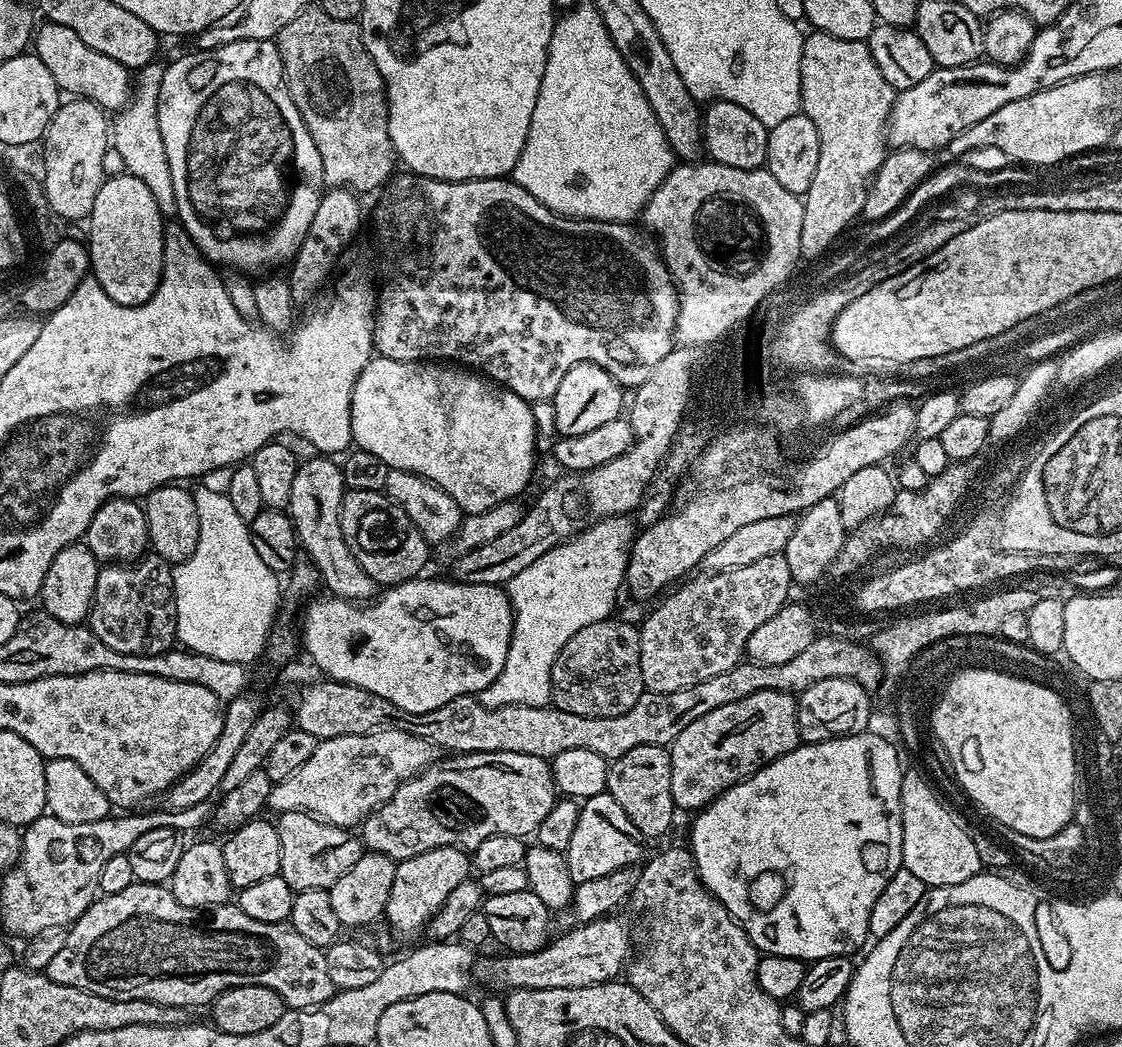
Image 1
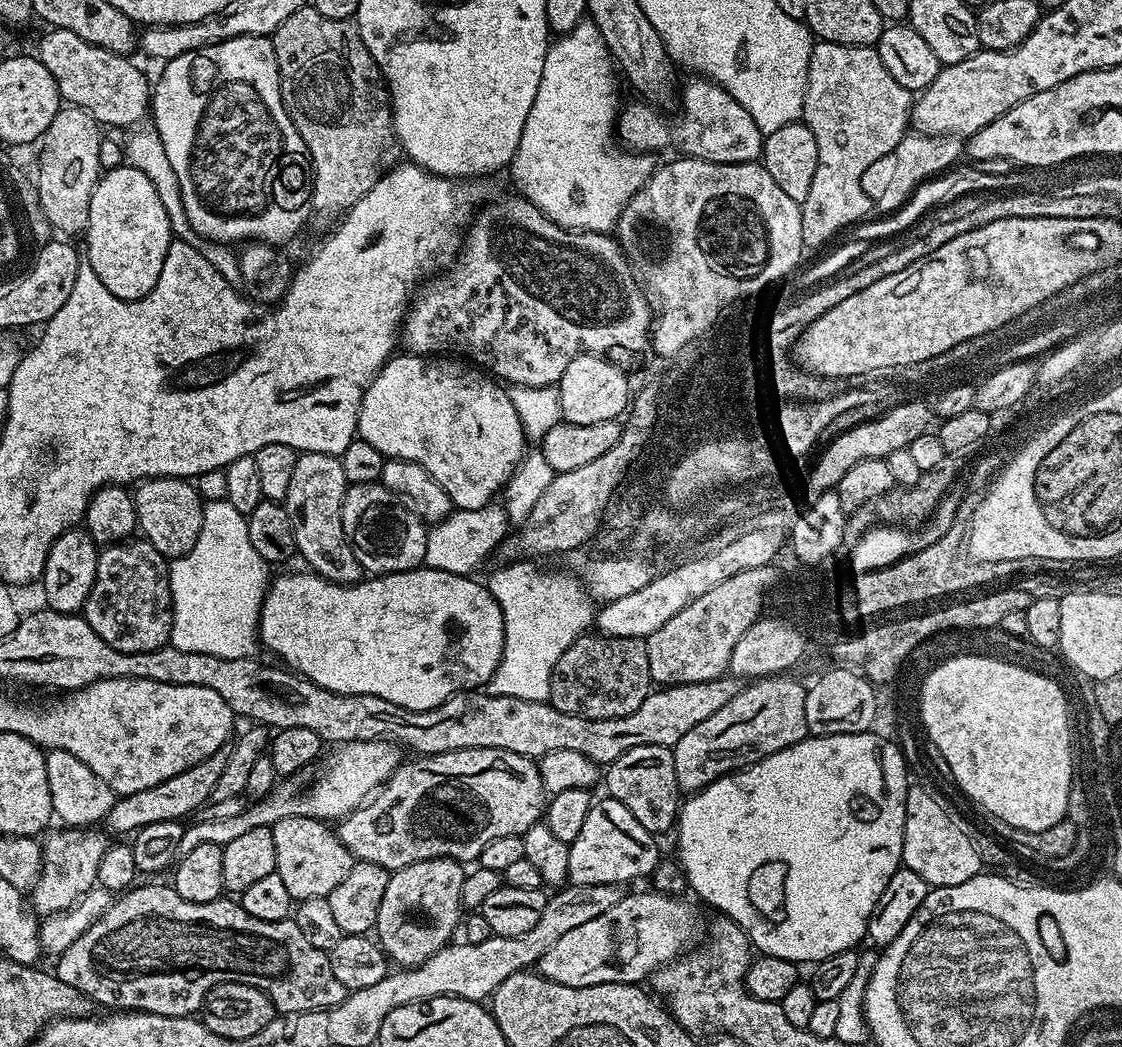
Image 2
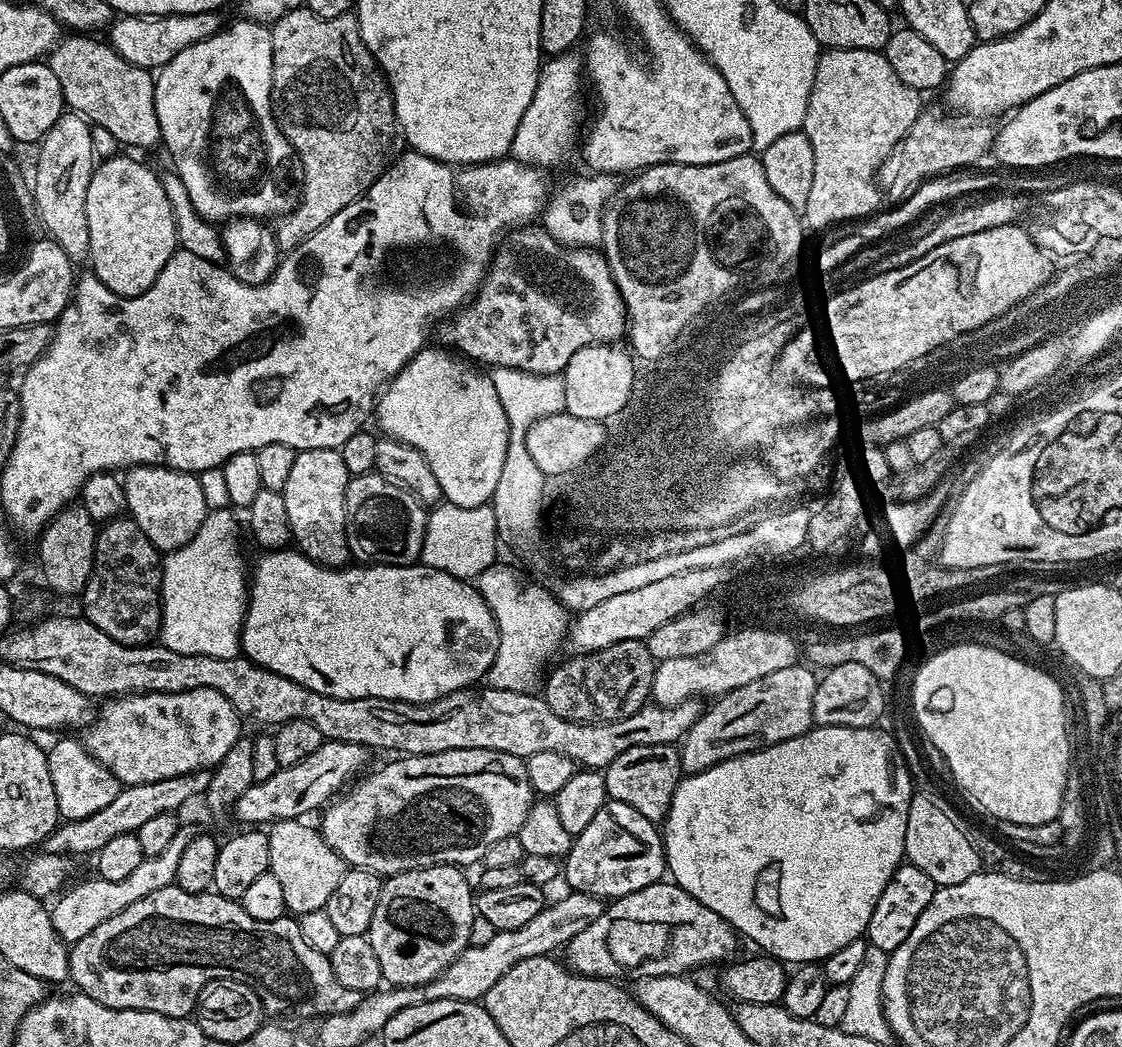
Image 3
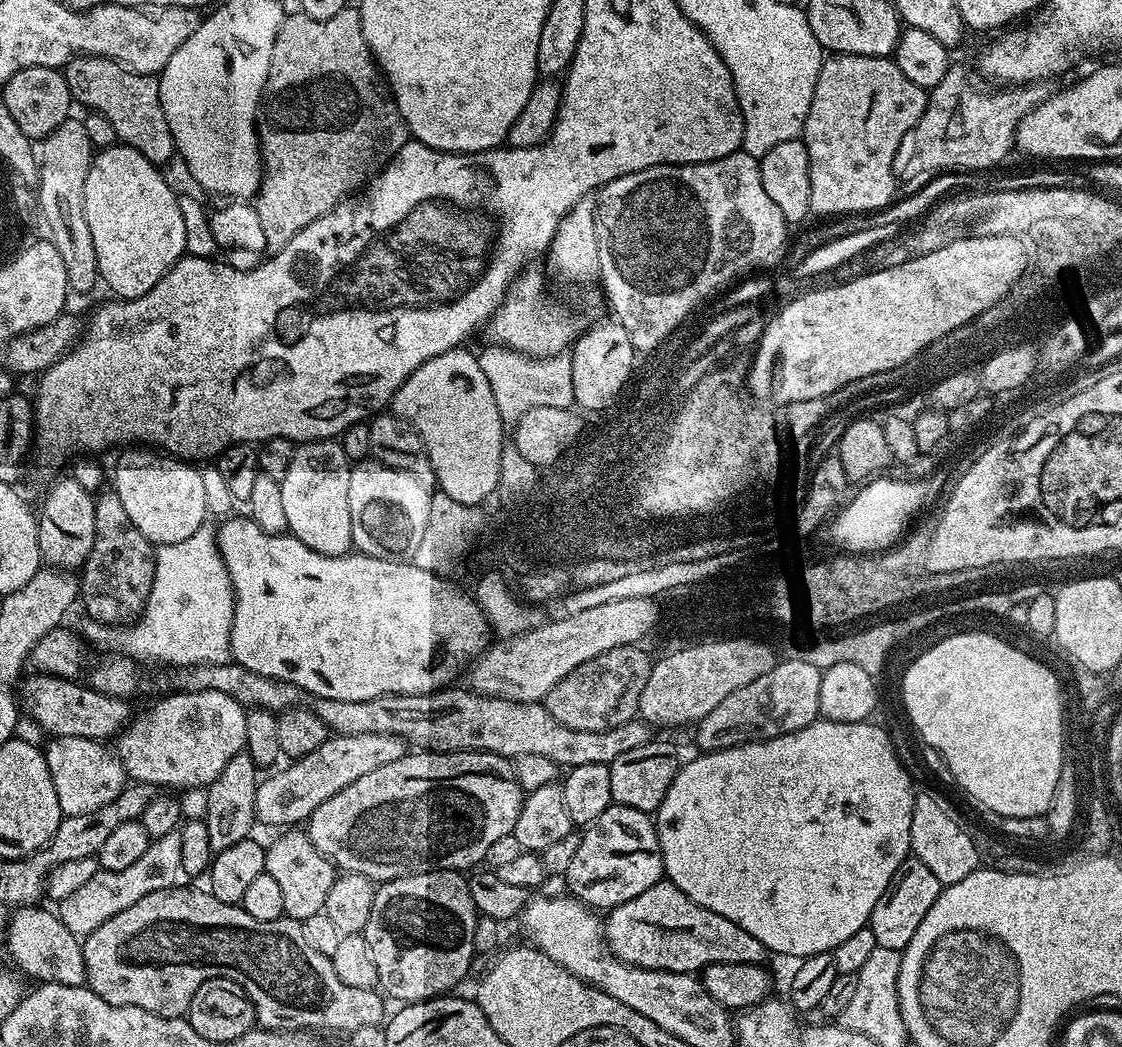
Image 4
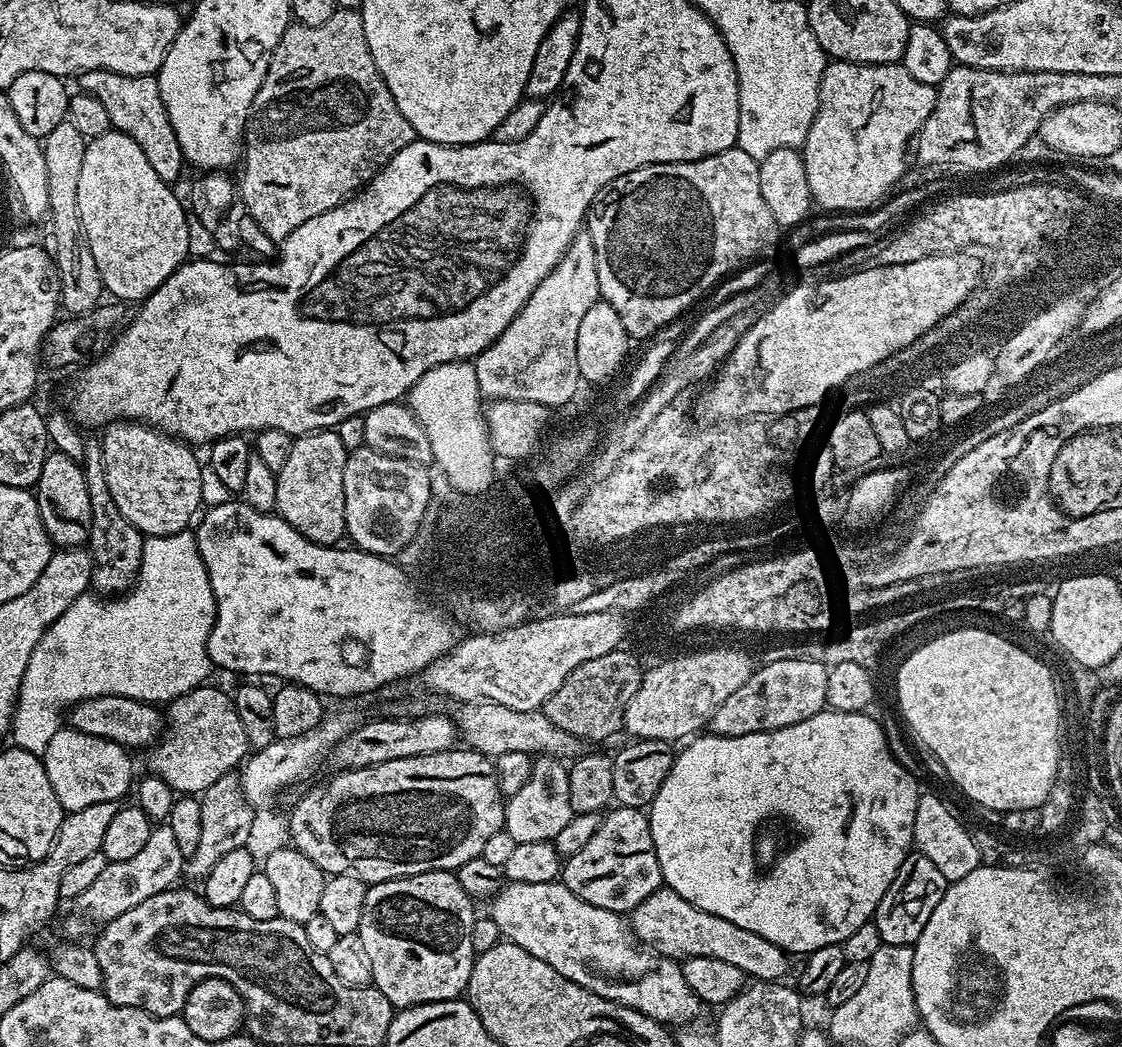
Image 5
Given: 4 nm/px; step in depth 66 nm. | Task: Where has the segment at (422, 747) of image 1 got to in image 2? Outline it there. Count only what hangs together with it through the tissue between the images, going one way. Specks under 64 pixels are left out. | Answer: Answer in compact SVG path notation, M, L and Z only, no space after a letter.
M390 740L350 742L339 745L333 752L336 753L329 758L324 773L301 796L295 796L292 789L280 786L257 802L249 803L243 812L234 815L234 818L189 823L176 847L177 857L190 854L190 850L195 850L203 844L221 846L229 844L241 834L247 834L250 830L267 828L282 818L290 818L291 816L305 816L325 822L339 822L350 815L355 808L361 807L373 794L379 792L402 763L401 745L394 744Z

